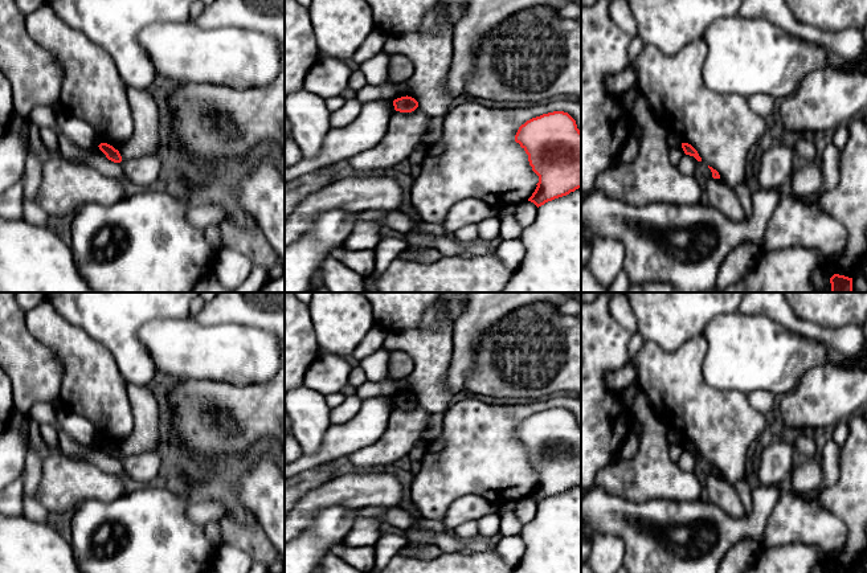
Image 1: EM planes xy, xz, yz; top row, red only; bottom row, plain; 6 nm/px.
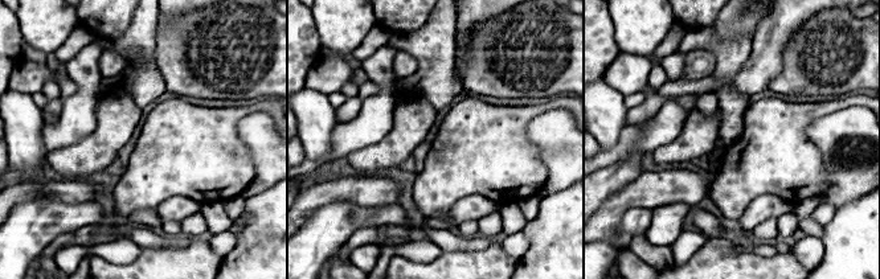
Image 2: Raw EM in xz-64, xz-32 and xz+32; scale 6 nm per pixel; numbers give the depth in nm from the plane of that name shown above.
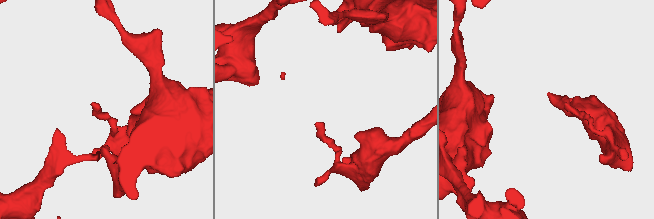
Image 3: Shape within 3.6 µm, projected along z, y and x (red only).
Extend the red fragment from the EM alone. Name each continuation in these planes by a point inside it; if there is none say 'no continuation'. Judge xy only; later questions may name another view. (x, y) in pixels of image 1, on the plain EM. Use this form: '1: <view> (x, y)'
no continuation

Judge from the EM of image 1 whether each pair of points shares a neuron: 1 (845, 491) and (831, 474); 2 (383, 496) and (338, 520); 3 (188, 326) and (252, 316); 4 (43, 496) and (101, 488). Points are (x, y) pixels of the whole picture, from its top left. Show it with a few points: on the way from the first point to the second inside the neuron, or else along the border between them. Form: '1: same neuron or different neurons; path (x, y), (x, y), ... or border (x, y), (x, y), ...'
1: different neurons; border (842, 450), (838, 479), (825, 487), (817, 496)
2: different neurons; border (358, 507), (328, 506), (326, 508)
3: different neurons; border (191, 316), (203, 324), (233, 323)
4: same neuron; path (57, 494), (62, 488), (86, 488)

